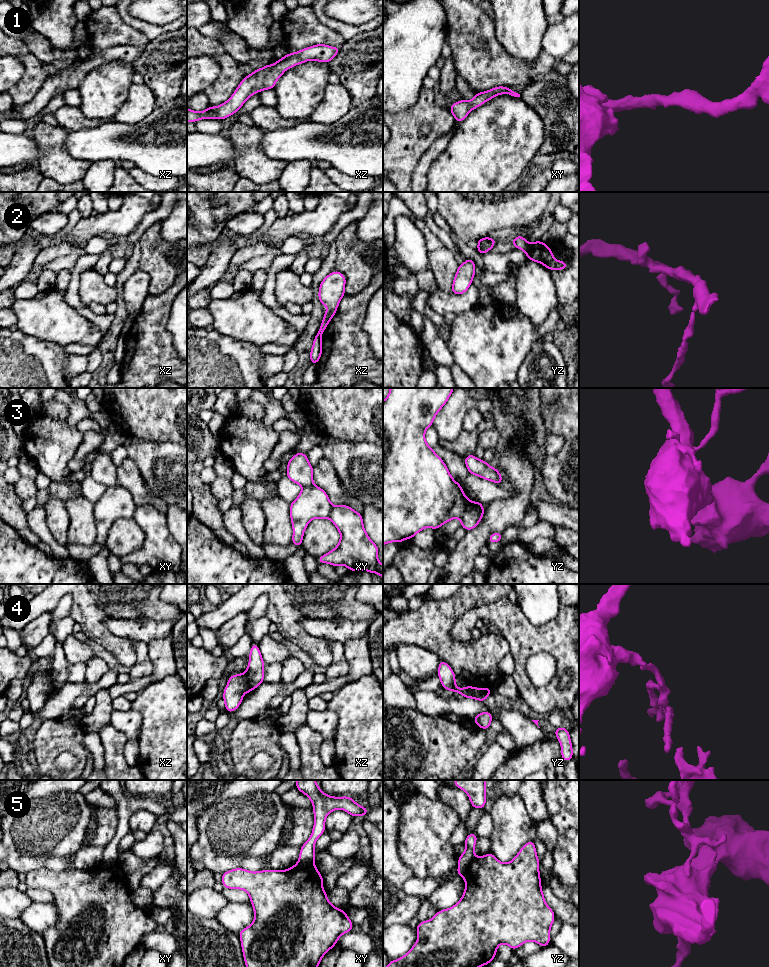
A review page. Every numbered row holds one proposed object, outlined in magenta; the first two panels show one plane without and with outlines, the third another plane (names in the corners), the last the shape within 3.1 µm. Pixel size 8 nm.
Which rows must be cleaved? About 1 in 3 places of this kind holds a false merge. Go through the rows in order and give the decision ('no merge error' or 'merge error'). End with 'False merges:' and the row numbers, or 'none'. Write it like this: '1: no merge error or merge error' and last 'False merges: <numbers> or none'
1: no merge error
2: merge error
3: no merge error
4: merge error
5: merge error
False merges: 2, 4, 5

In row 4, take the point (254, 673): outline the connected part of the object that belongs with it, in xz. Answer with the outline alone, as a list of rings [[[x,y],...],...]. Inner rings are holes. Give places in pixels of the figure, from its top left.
[[[252,643],[249,654],[249,664],[244,673],[249,687],[252,690],[264,682],[264,666],[265,662],[262,659],[258,644]]]

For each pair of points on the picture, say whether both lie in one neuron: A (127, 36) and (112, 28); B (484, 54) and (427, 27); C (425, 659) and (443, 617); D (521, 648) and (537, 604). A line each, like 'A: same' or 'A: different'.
A: same
B: different
C: different
D: different

